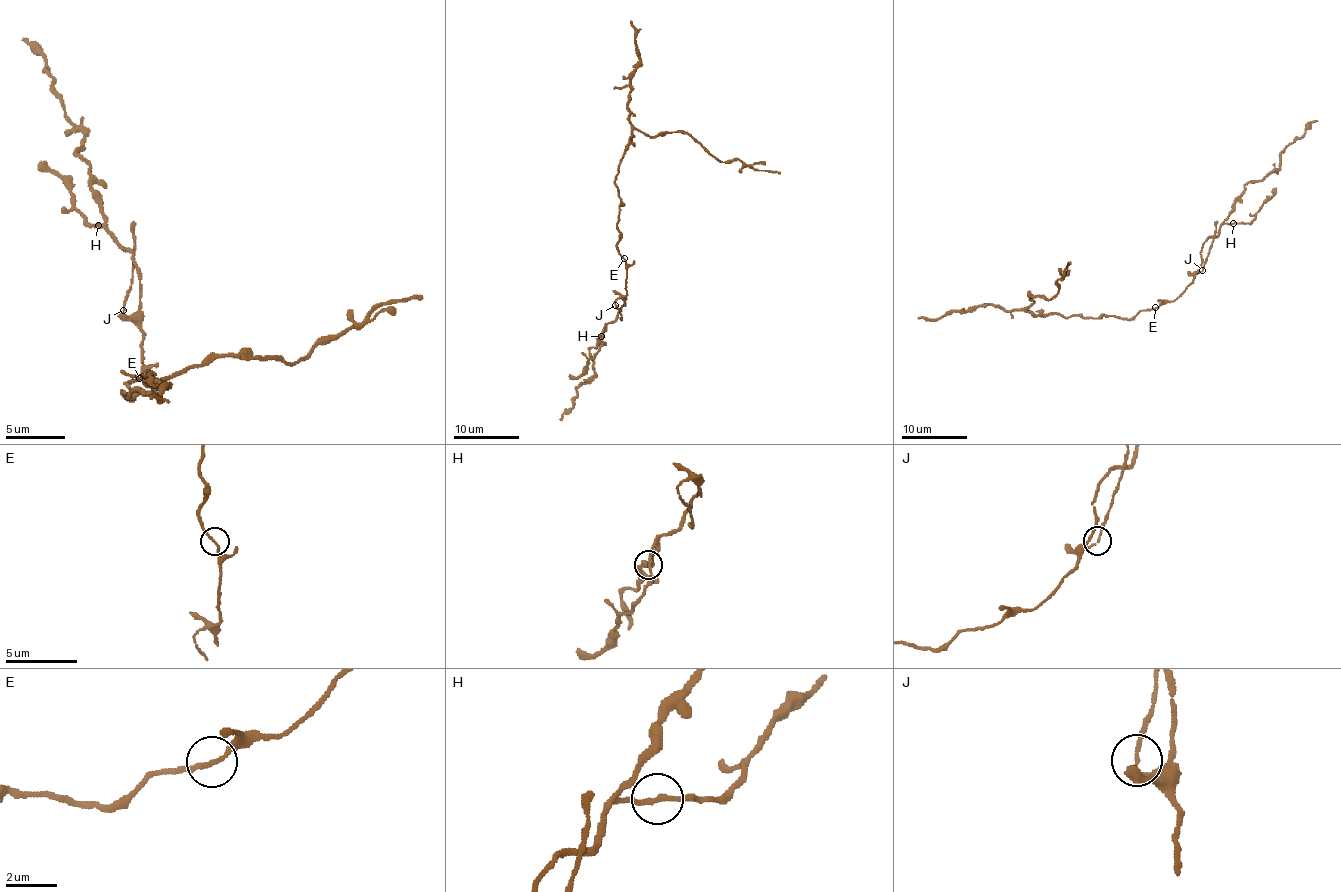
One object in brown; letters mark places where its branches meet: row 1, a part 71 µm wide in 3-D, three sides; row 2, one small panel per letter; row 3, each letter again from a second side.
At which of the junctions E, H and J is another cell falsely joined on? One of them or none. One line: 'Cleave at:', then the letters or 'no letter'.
Cleave at: no letter

